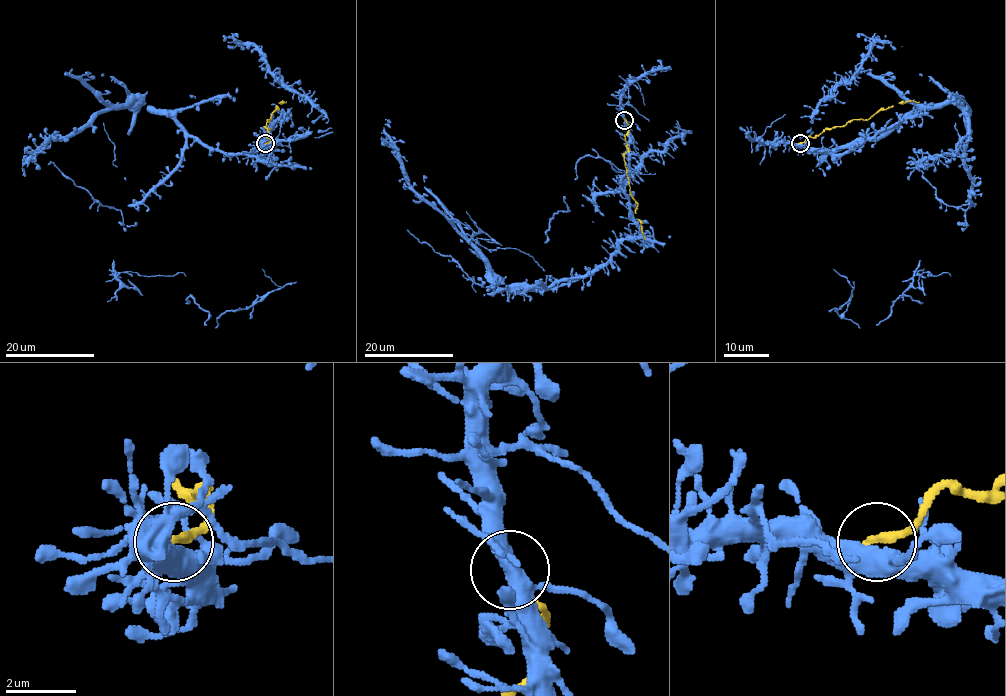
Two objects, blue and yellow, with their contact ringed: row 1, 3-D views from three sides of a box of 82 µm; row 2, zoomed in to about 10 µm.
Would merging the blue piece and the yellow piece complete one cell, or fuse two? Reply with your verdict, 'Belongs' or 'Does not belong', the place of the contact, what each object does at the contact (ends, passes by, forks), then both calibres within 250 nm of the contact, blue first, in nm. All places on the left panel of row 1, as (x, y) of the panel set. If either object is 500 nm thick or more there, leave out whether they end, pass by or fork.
Does not belong. Place: (265, 143). At the ring blue forks. At the ring yellow ends. Thickness 400 nm (blue) against 240 nm

